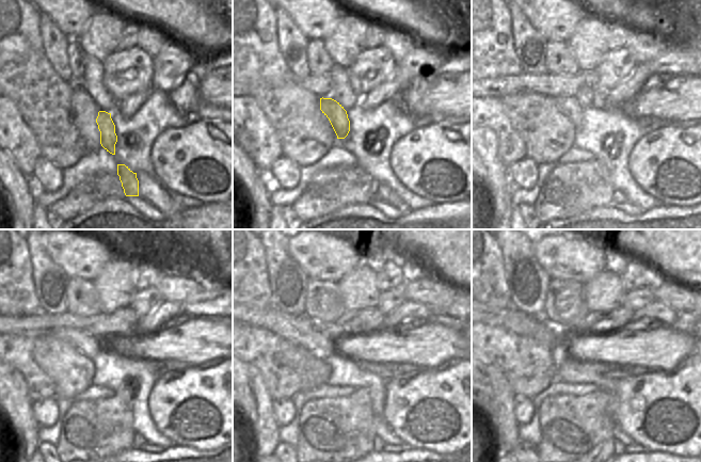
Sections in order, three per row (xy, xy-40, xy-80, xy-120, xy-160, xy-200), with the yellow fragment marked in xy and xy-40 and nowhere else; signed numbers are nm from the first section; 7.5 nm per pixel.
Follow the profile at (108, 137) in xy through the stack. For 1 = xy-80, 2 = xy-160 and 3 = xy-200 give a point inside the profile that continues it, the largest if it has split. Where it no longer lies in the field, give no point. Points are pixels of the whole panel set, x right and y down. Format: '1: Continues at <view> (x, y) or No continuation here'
1: Continues at xy-80 (571, 107)
2: Continues at xy-160 (299, 329)
3: Continues at xy-200 (540, 330)

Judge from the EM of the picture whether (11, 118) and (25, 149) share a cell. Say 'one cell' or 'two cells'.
one cell

